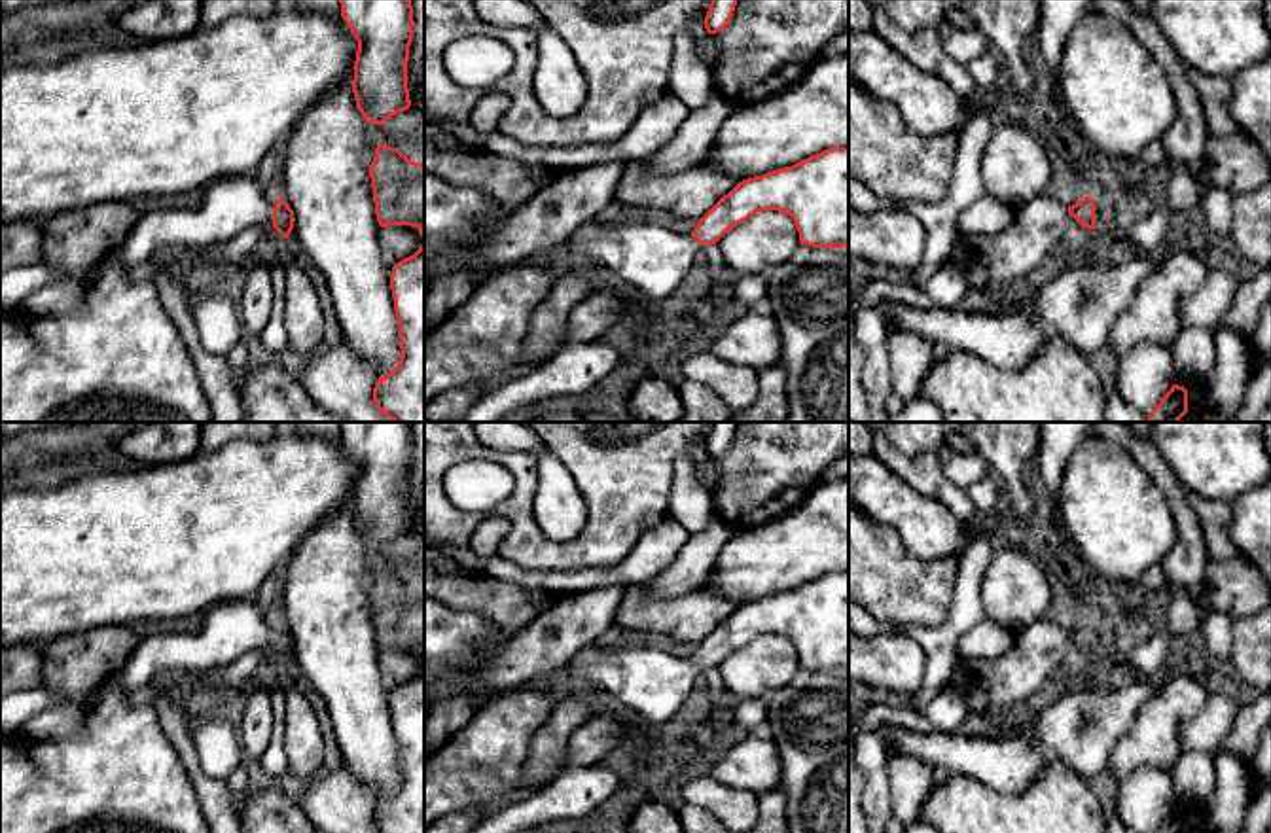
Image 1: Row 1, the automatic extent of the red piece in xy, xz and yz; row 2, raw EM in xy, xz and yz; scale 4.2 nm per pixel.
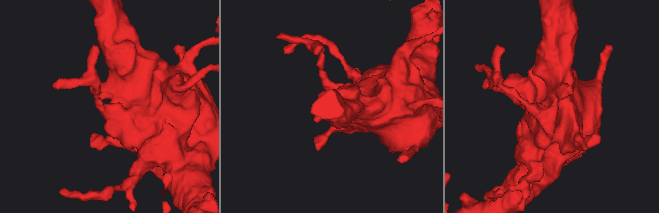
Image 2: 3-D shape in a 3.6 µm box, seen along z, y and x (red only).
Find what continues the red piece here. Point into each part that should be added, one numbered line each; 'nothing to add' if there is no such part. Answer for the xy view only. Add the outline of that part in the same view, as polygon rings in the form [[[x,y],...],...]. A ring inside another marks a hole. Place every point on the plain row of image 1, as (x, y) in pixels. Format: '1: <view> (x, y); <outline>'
1: xy (228, 631); [[[252,598],[220,602],[191,630],[165,630],[140,640],[123,668],[106,676],[81,702],[89,708],[100,693],[133,693],[161,670],[222,668],[250,651],[273,651],[275,619]]]

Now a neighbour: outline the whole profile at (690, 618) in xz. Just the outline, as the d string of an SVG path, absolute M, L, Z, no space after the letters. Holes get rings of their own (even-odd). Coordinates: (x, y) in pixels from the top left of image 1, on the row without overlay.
M653 579L629 585L621 596L614 625L667 634L676 642L701 644L739 606L703 587L671 598L653 594Z

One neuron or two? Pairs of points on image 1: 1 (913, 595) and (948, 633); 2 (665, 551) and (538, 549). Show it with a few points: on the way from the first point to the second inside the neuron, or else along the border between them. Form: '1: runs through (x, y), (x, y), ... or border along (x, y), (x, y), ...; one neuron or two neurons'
1: border along (957, 582), (949, 612), (940, 623), (895, 623); two neurons
2: border along (662, 521), (652, 525), (620, 561), (588, 568); two neurons

